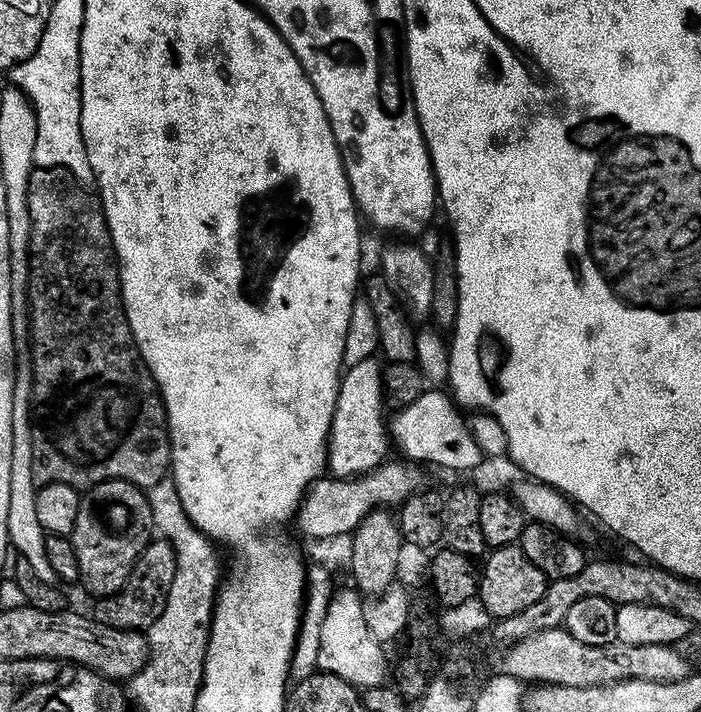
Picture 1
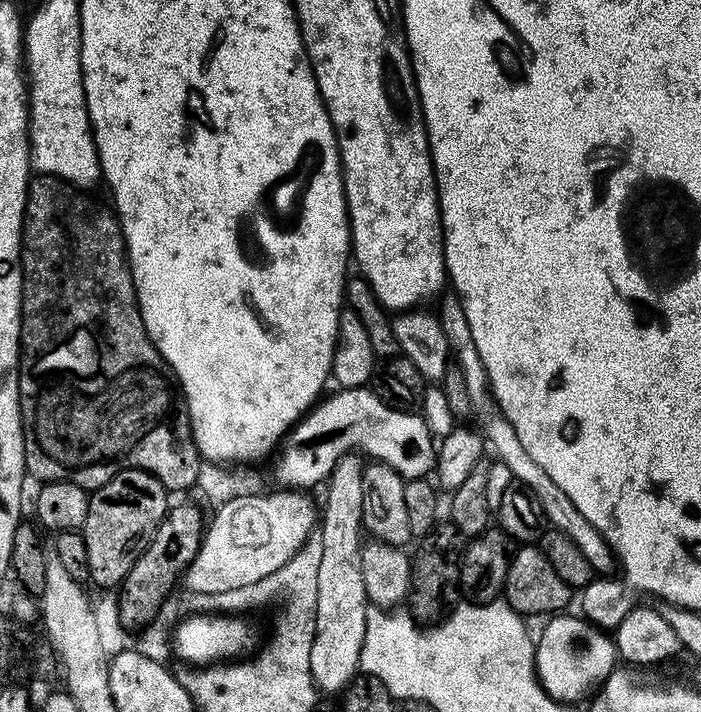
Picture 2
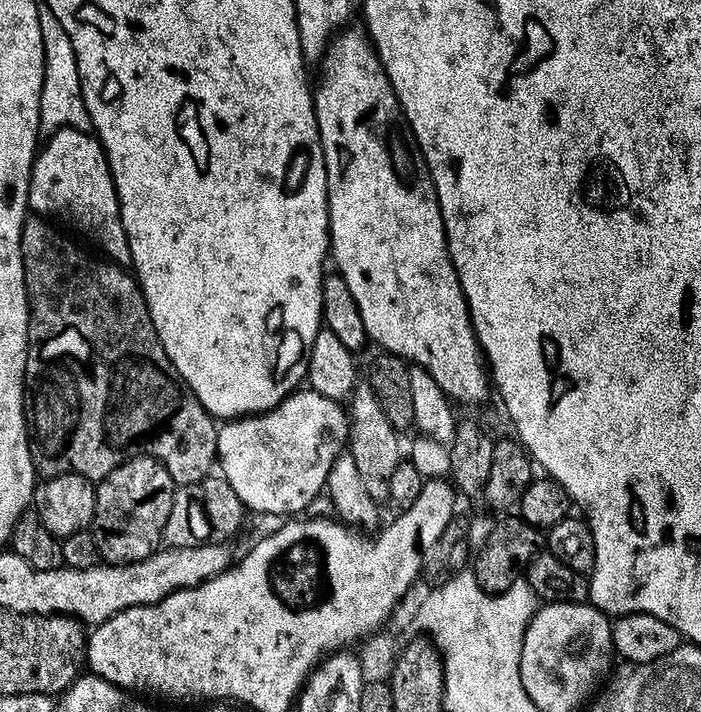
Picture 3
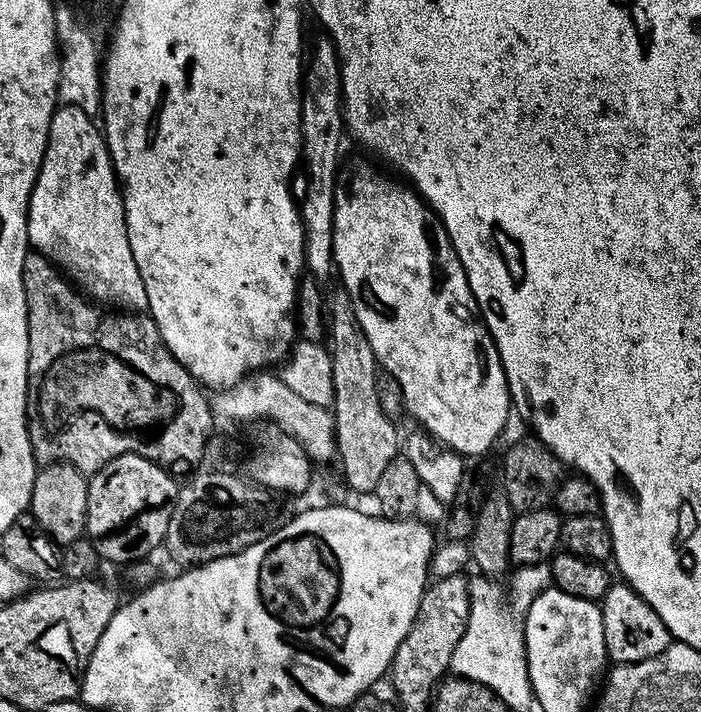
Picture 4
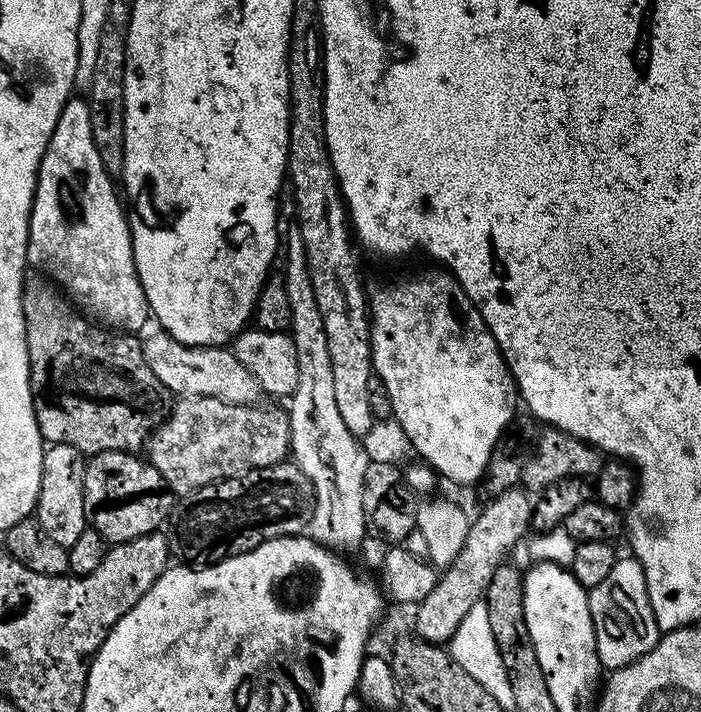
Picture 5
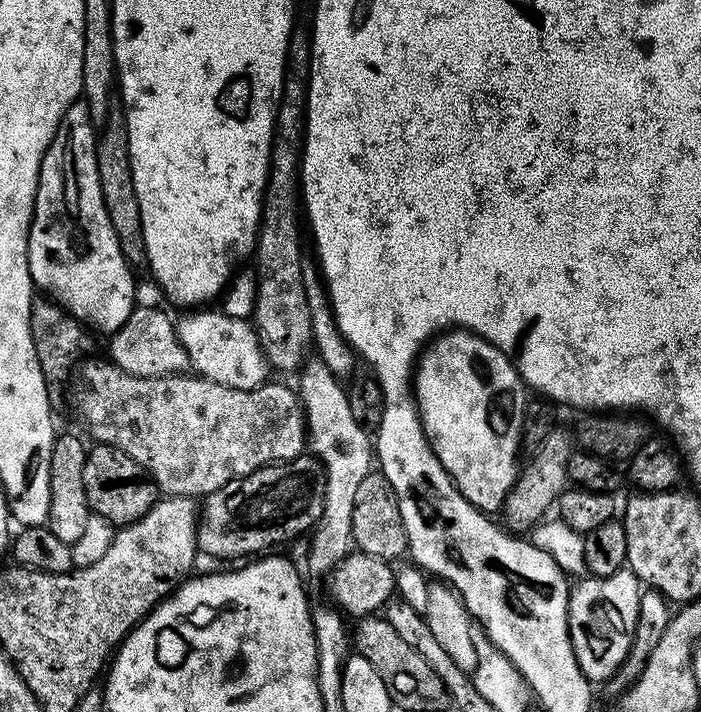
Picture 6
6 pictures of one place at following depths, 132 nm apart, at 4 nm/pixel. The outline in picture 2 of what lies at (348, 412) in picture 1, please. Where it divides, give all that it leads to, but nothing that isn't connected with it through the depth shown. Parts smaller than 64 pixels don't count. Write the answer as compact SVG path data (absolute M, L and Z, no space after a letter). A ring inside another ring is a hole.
M349 454L341 458L330 477L326 481L326 487L328 487L328 497L325 498L324 504L322 500L322 535L323 535L323 557L322 562L319 563L318 569L318 608L317 608L317 628L314 630L314 640L311 647L310 663L313 670L313 682L317 689L321 693L324 692L340 692L343 693L345 689L349 687L357 679L356 672L361 671L360 655L362 654L362 642L366 638L366 614L369 610L368 595L366 594L366 586L362 582L362 570L364 569L364 563L362 562L362 554L360 553L362 547L362 539L360 540L360 534L362 535L363 524L363 472L365 467L365 461L361 459L359 455Z

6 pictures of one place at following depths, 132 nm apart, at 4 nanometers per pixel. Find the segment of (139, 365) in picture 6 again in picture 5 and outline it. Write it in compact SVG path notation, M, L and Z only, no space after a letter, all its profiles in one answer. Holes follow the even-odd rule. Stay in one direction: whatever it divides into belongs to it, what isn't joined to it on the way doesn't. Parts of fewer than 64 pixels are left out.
M163 330L143 337L142 347L150 370L154 370L154 378L158 378L173 397L205 396L231 404L256 404L262 396L259 382L238 360L231 347L191 348Z

